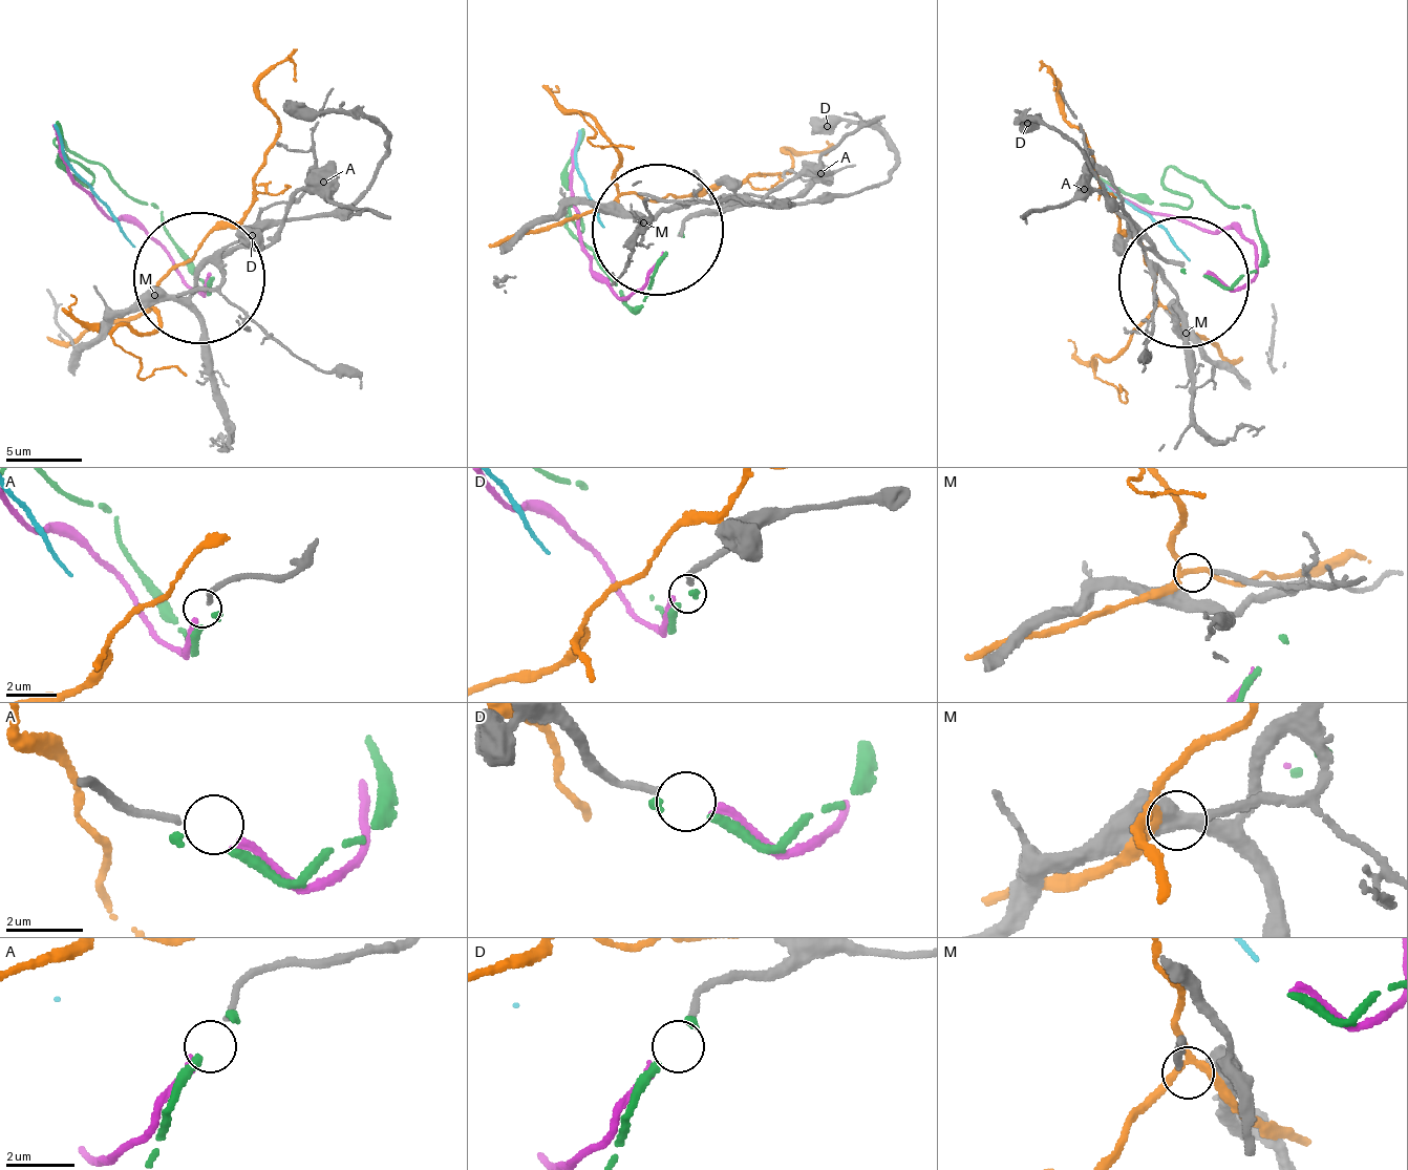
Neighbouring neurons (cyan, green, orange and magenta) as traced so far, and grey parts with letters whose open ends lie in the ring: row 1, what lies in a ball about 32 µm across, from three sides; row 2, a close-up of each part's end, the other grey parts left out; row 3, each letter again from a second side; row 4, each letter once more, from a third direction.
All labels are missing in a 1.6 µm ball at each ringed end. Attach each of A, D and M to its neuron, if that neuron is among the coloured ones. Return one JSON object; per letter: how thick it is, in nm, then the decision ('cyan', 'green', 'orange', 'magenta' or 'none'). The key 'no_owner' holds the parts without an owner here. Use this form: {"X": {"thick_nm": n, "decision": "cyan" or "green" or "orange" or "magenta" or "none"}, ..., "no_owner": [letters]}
{"A": {"thick_nm": 180, "decision": "none"}, "D": {"thick_nm": 200, "decision": "magenta"}, "M": {"thick_nm": 550, "decision": "none"}, "no_owner": ["A", "M"]}

